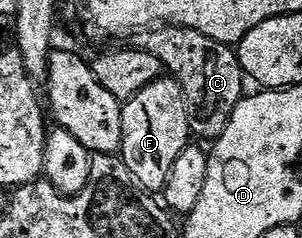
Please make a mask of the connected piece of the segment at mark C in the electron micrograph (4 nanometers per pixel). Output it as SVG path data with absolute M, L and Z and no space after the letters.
M183 25L152 27L139 31L133 37L134 48L149 51L161 59L164 70L174 77L187 100L187 114L192 134L225 131L233 111L245 96L245 74L239 62L238 52L232 46L217 39L209 39L200 29L186 29Z

